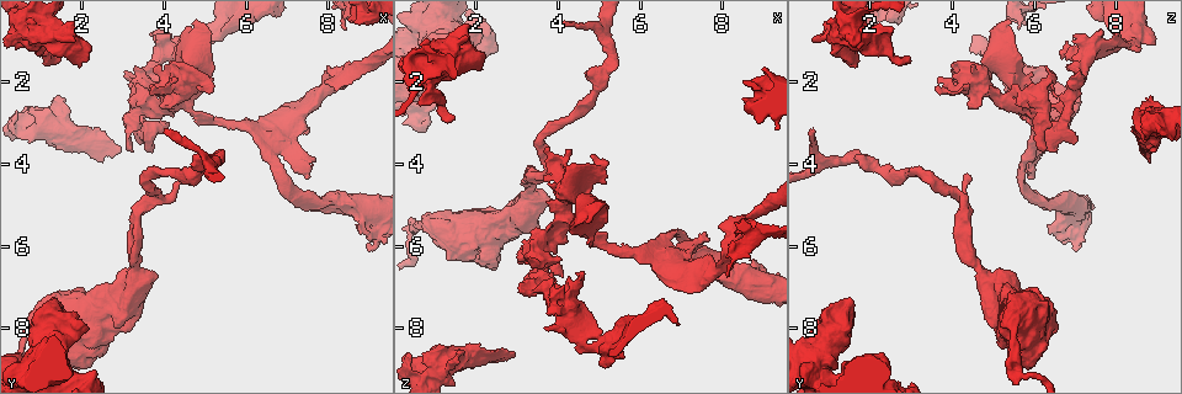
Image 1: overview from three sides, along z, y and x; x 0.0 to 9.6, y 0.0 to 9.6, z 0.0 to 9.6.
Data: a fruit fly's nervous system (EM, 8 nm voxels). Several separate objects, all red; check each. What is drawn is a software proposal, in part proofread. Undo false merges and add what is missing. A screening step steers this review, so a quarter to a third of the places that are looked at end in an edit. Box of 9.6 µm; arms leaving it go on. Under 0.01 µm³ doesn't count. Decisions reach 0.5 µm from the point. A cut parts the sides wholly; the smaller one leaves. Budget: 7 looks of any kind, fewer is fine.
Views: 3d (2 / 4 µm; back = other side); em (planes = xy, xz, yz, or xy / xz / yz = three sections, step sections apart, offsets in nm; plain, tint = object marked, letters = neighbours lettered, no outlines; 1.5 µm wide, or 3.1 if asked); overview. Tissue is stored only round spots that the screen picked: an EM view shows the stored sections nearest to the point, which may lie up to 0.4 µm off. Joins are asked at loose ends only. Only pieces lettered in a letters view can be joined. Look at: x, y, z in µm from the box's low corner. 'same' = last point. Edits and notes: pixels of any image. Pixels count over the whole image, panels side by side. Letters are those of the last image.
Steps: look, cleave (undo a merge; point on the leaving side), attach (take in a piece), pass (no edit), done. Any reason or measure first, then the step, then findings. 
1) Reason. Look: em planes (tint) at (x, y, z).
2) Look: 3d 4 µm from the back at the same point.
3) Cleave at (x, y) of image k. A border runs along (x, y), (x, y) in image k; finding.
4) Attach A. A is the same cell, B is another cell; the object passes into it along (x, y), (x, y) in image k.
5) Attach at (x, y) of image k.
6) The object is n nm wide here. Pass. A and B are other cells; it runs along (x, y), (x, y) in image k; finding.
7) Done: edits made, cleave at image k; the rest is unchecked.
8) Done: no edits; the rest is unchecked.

An open end. Look: em planes (tint) at (7.60, 4.30, 5.85).

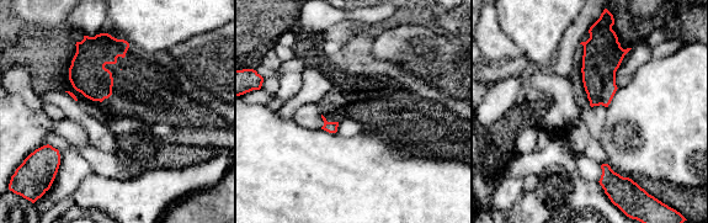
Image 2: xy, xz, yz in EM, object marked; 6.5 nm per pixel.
See the neighbours. Look: em planes (letters) at the same point.

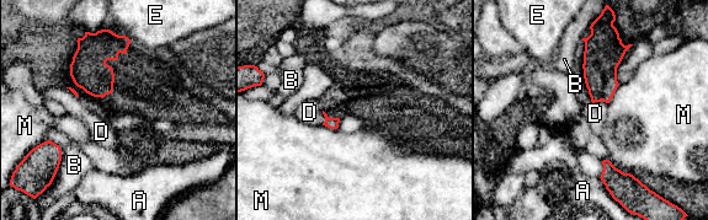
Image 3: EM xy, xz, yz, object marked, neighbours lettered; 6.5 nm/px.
Pass. A, B, D, E and M are other cells; a border runs along (607, 102), (599, 101), (592, 103) in image 3; none of them fits.

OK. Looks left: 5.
Look: em planes (tint) at (3.65, 2.50, 6.75).

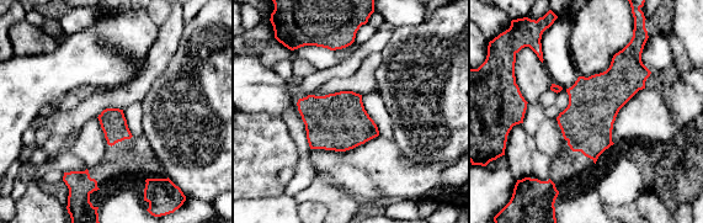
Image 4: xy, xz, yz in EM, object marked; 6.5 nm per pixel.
See the neighbours. Look: em planes (letters) at the same point.

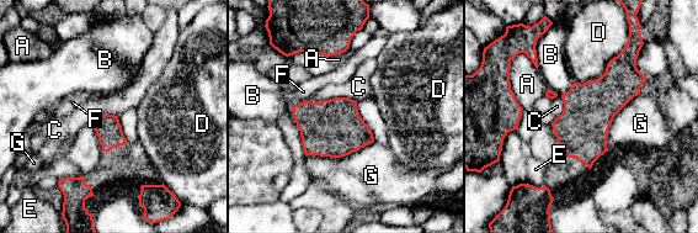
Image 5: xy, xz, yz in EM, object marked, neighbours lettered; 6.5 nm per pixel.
Pass. A, B, C, D, E, F and G are other cells; a border runs along (356, 100), (330, 98), (308, 101) in image 5; one neuron here.

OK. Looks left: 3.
Free end. Look: 3d 2 µm at (3.00, 3.65, 8.60).

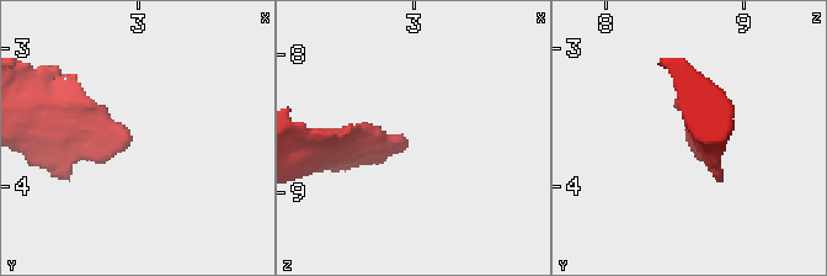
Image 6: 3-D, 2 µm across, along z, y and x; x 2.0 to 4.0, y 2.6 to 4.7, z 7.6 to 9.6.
Look: em planes (letters) at (2.94, 3.62, 8.62).

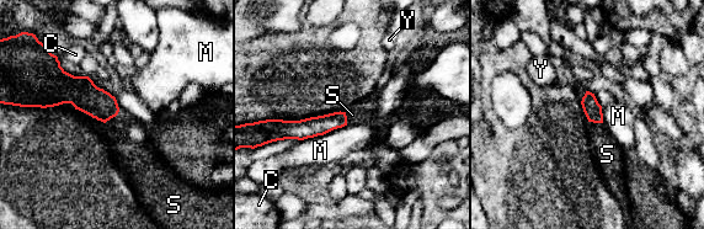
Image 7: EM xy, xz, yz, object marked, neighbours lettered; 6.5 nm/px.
Attach S. S is the same cell, C, M and Y are other cells; the object passes into it along (592, 110), (596, 122), (607, 154) in image 7; the neuron continues.

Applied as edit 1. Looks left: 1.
Done: edits made, attach at image 7; the rest is unchecked.

